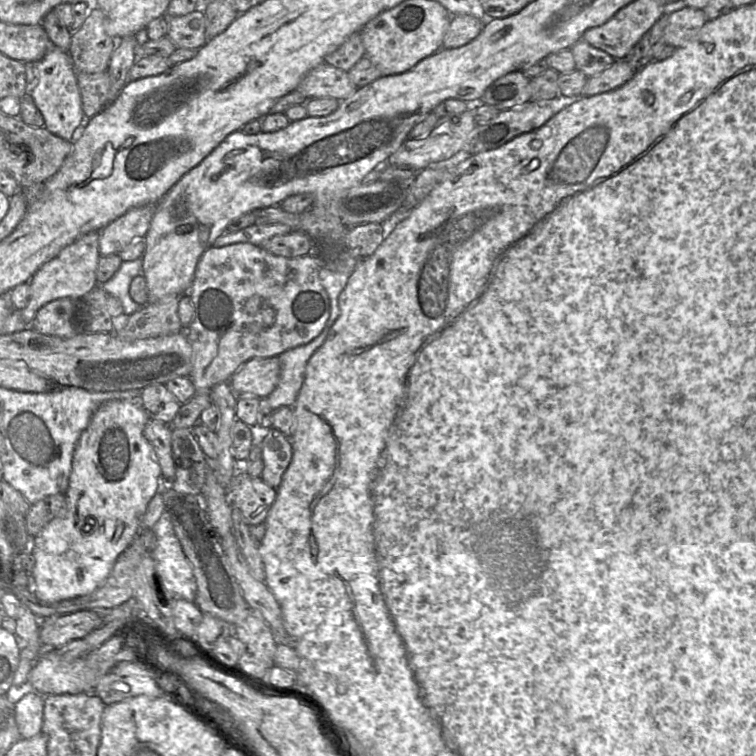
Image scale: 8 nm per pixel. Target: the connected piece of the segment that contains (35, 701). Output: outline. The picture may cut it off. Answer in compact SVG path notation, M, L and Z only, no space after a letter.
M31 690L14 705L15 721L22 739L29 739L41 732L44 696Z

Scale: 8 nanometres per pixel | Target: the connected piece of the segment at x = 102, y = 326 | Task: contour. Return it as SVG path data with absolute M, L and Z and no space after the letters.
M97 284L77 300L75 319L80 332L111 333L114 319L122 313L124 312L121 302Z

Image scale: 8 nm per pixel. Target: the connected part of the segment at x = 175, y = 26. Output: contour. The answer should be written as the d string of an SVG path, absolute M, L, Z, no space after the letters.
M200 5L198 9L184 16L171 16L165 13L162 17L167 22L167 37L177 48L198 50L206 42L205 15L206 6Z

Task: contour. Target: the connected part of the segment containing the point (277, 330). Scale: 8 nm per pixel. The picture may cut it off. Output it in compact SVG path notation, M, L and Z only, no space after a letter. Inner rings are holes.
M236 243L223 247L210 247L200 257L194 274L193 283L188 292L194 306L194 318L183 334L192 348L193 365L190 375L187 376L193 382L196 394L209 394L211 388L220 382L229 382L229 379L245 362L253 358L268 358L304 345L315 339L323 330L330 312L328 295L319 280L319 266L316 258L310 255L287 258L269 253L261 246L250 243Z

